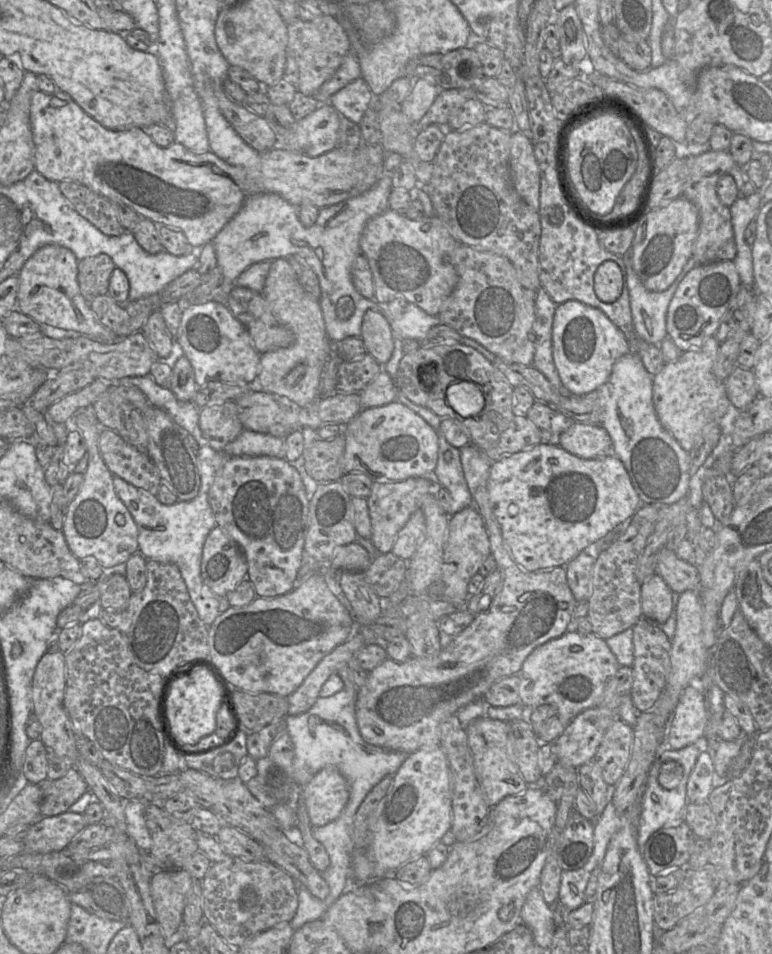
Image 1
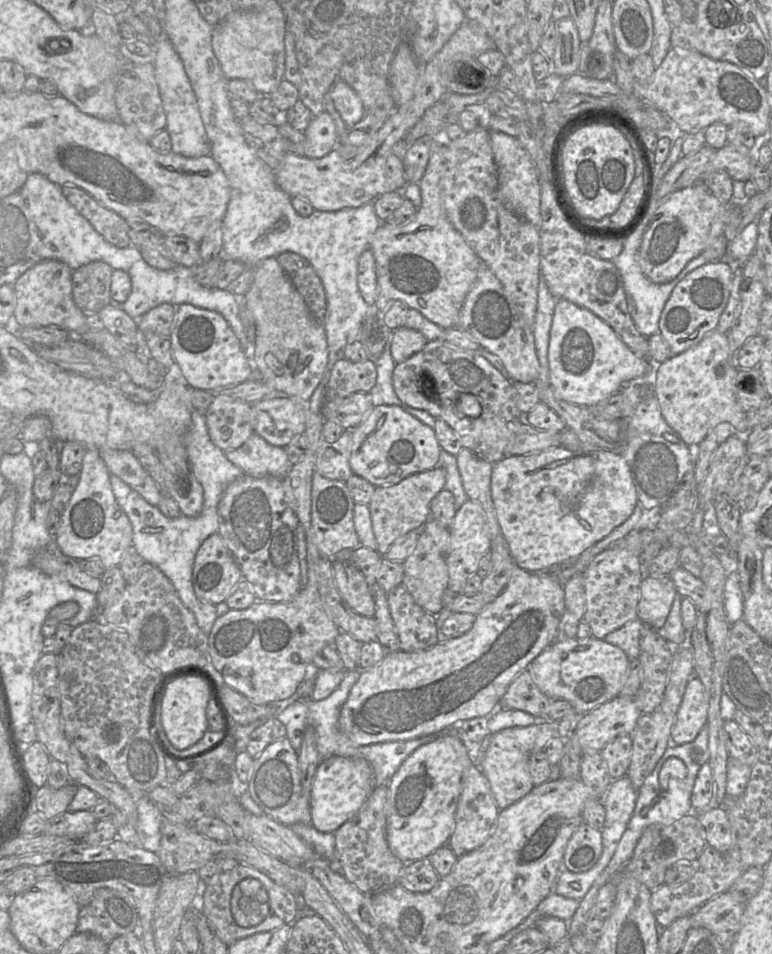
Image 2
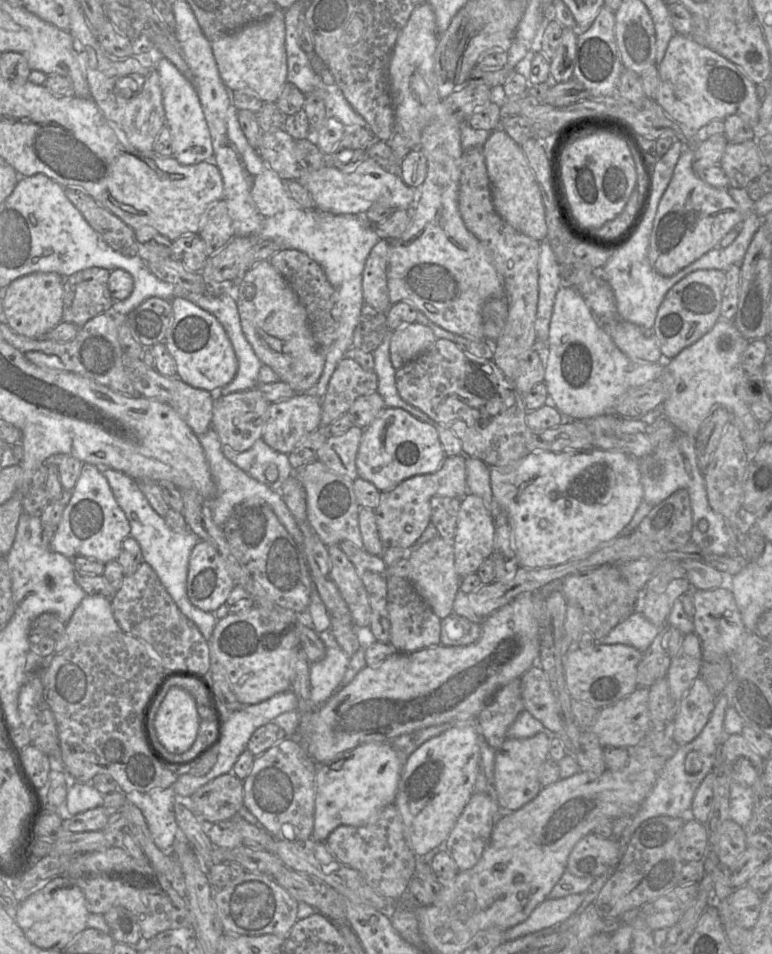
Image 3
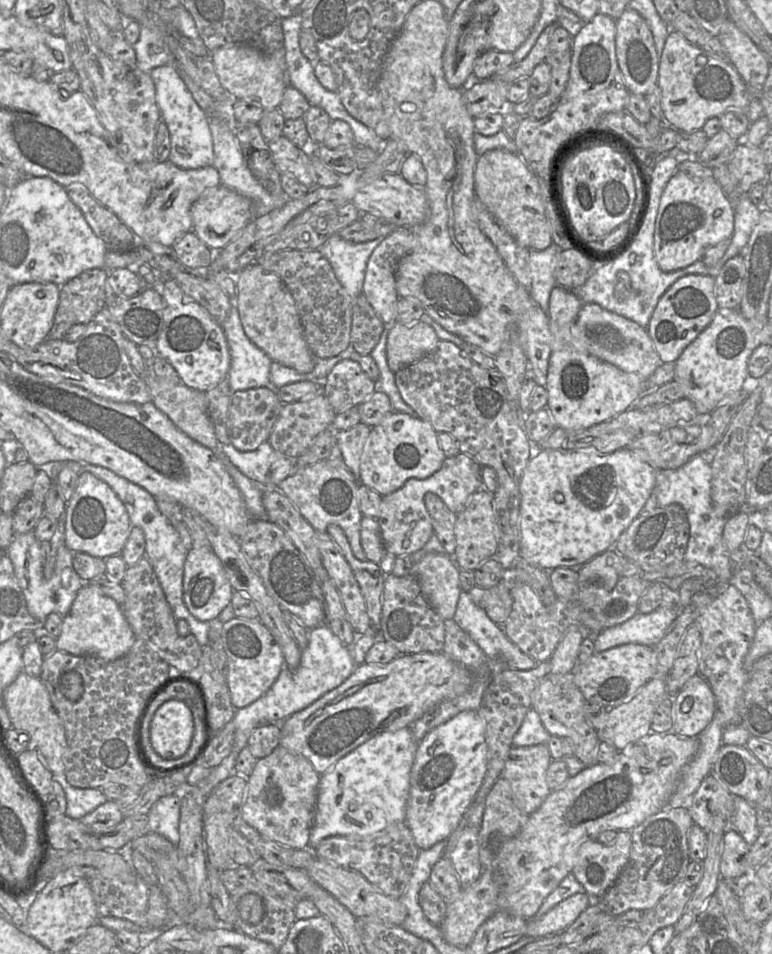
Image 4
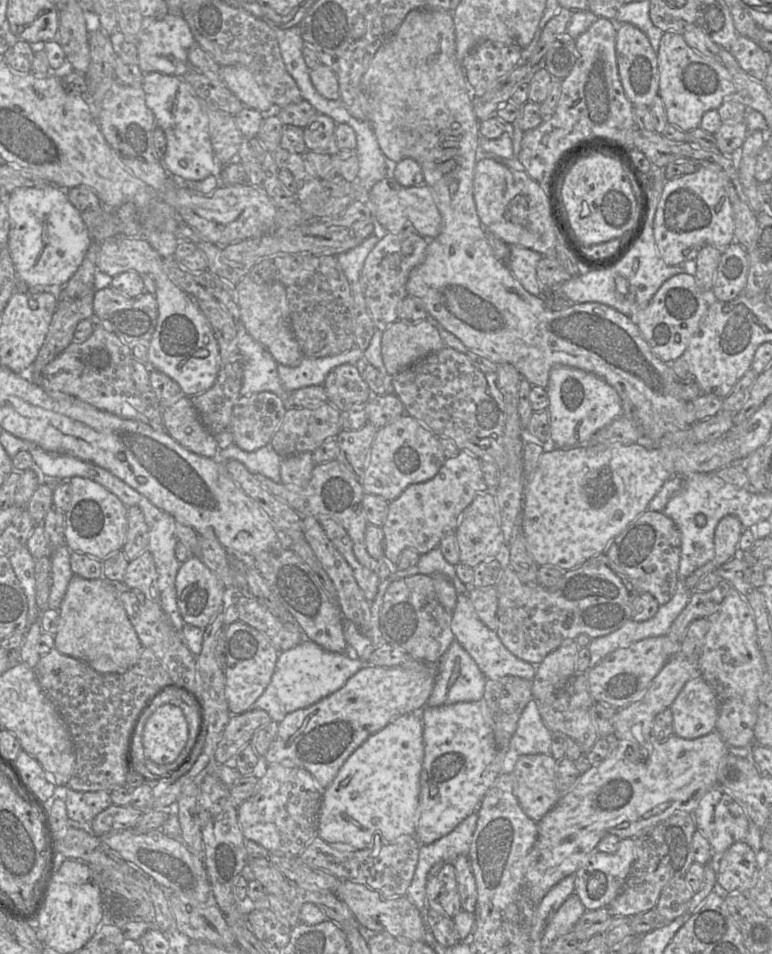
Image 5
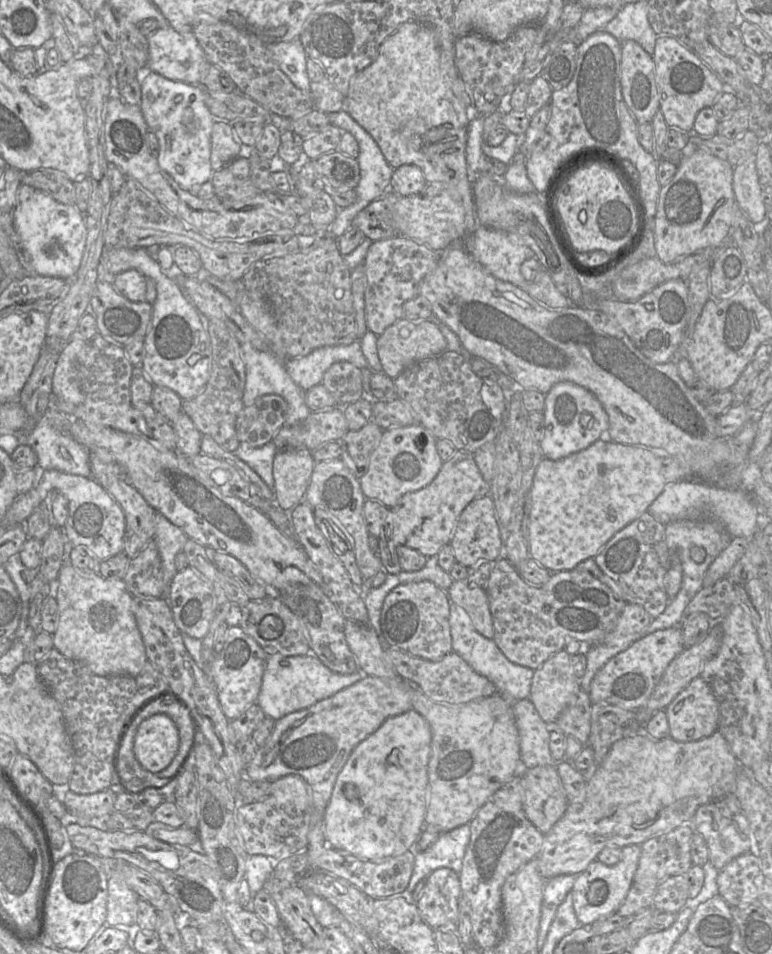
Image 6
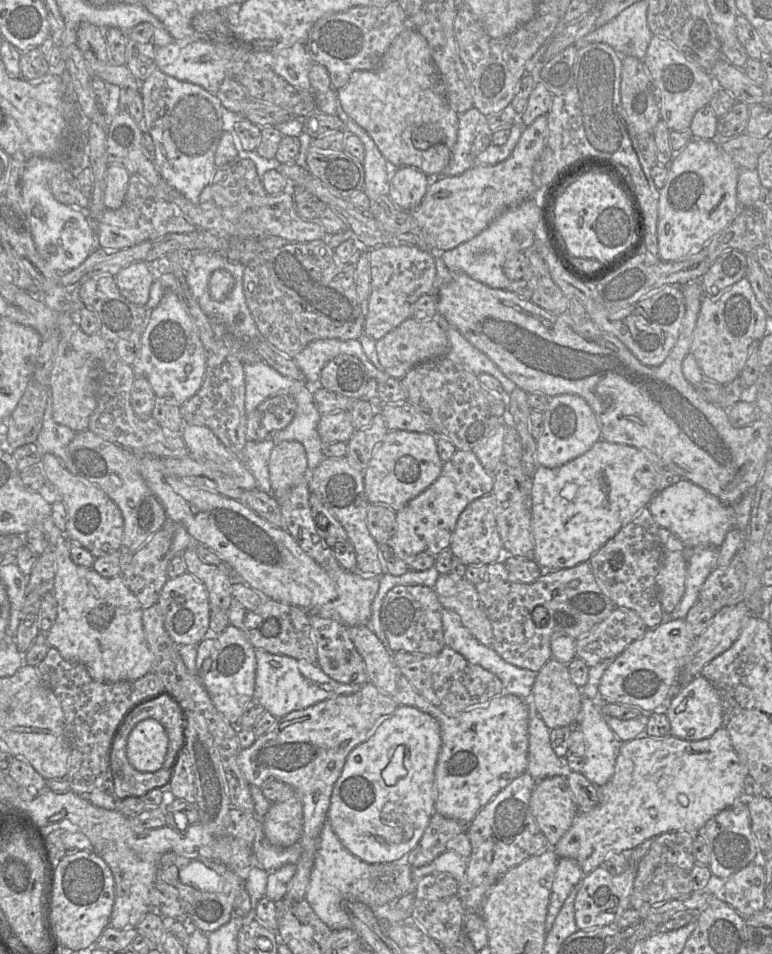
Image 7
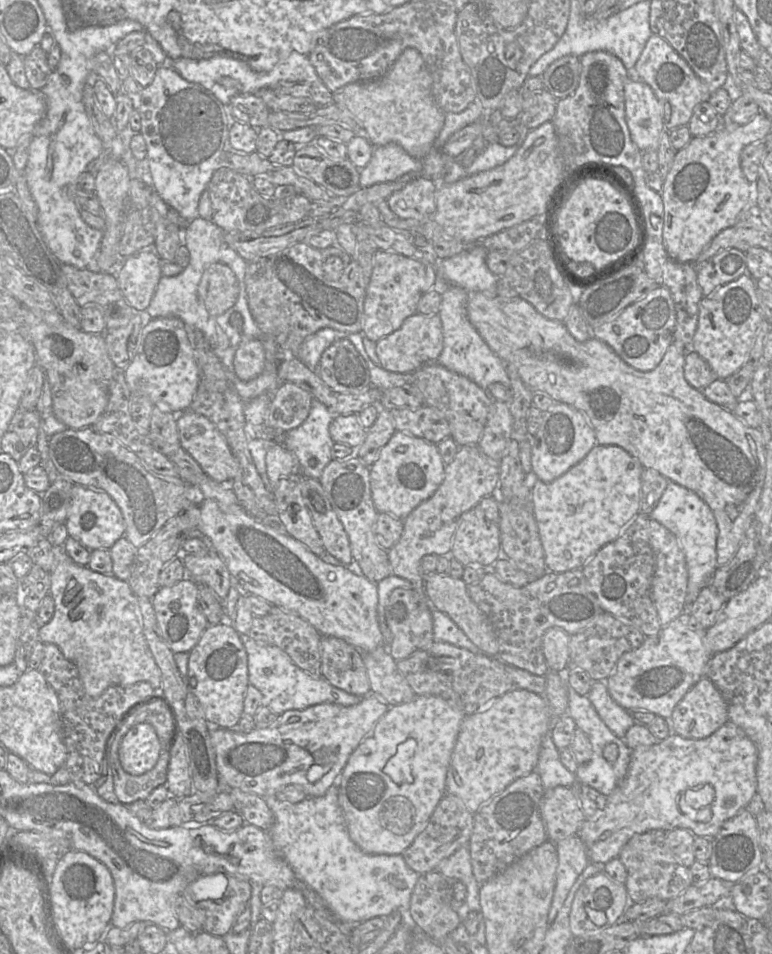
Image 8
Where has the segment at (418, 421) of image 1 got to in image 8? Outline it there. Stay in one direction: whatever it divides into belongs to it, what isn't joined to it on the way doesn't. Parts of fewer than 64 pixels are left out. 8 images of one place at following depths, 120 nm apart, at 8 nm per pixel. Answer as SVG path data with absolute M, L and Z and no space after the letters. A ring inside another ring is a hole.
M396 430L370 466L370 490L374 507L379 513L387 513L403 520L415 507L434 494L445 477L445 466L437 444Z

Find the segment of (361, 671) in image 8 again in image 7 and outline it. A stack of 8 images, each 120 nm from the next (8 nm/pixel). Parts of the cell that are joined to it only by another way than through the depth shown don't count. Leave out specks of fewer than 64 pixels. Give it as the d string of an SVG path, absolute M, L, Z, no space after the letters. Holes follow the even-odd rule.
M309 614L317 652L317 664L333 680L343 684L368 682L365 663L350 639L347 627L328 618Z

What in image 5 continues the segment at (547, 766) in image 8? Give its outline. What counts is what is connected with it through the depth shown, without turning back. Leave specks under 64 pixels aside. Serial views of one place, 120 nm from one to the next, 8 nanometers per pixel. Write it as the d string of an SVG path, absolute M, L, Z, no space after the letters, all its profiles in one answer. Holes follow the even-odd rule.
M531 699L519 718L511 747L520 755L552 755L551 739L552 732L543 722L539 703L536 699Z

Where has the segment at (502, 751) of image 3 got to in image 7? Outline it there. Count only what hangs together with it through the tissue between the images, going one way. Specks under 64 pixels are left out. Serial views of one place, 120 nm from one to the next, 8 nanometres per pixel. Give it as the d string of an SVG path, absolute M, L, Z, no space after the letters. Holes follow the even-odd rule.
M552 776L538 780L530 805L536 822L554 847L569 830L580 812L567 776Z

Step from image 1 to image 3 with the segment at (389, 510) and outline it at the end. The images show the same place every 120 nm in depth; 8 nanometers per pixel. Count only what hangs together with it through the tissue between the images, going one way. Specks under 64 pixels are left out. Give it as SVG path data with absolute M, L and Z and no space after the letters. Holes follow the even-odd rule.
M449 456L439 469L431 474L420 474L408 478L395 488L380 493L379 504L374 509L380 540L387 548L411 550L431 523L430 499L434 496L462 499L468 493L466 482L466 456Z

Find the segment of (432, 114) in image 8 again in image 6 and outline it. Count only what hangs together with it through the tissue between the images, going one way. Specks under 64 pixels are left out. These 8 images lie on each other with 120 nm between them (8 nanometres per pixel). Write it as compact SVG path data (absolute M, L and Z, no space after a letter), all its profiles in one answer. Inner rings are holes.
M408 21L401 24L398 29L383 42L373 63L362 71L356 73L350 79L349 90L345 96L344 108L351 117L373 137L386 161L392 168L396 169L404 164L413 164L421 169L427 183L445 182L447 184L453 184L461 196L461 202L465 208L466 214L472 214L472 212L474 212L473 179L468 176L465 152L467 126L471 120L472 99L470 107L466 108L454 95L452 85L458 75L459 73L455 65L454 44L452 41L439 41L435 30L429 25Z

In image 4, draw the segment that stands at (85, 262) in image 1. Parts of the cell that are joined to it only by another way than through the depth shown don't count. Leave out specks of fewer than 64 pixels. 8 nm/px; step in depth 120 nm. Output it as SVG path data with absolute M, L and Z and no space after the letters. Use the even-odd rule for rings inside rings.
M94 268L60 286L59 303L47 339L63 339L73 325L87 325L105 307L110 294L107 278L106 269Z

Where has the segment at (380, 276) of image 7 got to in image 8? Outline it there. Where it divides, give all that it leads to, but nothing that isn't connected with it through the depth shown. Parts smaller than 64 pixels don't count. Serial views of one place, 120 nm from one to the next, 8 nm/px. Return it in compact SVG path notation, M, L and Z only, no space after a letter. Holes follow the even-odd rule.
M377 250L364 300L363 335L377 342L399 329L407 317L417 313L419 299L432 288L438 287L437 279L438 272L431 264L397 252Z

